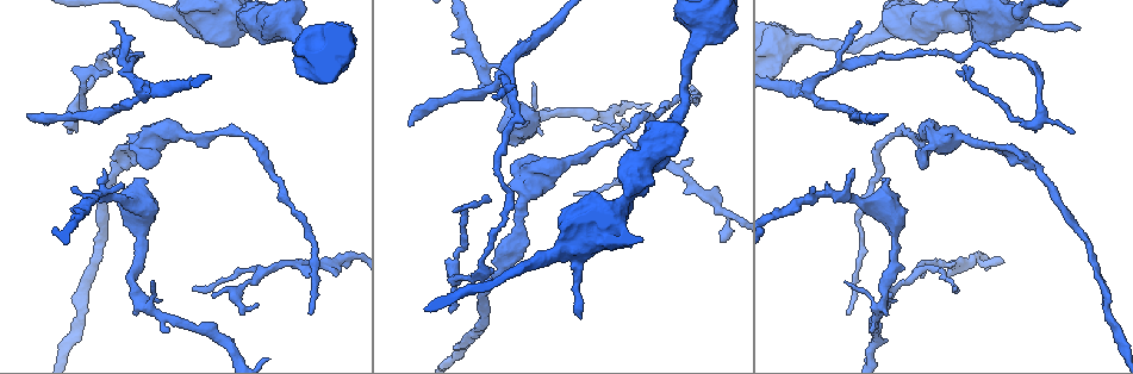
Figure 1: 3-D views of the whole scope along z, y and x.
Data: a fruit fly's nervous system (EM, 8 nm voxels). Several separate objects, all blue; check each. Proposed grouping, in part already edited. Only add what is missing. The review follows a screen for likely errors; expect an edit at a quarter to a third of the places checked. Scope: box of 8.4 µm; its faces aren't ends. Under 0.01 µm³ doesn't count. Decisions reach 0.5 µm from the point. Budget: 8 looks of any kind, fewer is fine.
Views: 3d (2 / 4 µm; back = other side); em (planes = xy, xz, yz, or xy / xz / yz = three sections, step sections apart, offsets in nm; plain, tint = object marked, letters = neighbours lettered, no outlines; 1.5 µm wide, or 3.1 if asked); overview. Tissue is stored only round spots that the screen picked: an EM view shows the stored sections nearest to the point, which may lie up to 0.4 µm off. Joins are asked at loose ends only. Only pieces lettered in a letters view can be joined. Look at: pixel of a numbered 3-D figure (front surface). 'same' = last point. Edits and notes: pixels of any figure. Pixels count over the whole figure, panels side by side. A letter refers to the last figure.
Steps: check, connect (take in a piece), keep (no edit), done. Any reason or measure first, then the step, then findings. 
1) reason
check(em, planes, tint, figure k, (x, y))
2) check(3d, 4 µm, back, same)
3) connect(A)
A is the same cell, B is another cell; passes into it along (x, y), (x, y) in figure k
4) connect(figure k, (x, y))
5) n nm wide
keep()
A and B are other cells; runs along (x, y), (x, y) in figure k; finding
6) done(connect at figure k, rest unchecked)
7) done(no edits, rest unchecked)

an open end
check(em, xy, step 8, tint, figure 1, (858, 23))

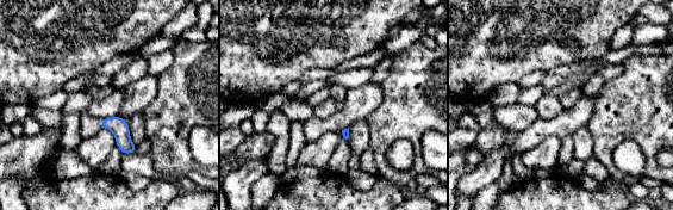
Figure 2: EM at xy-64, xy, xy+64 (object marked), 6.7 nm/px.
check(em, planes, letters, same)

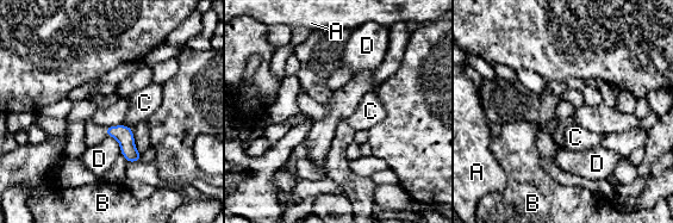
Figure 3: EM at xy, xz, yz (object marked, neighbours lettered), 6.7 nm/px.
keep()
A, B, C and D are other cells; border along (108, 135), (118, 142), (120, 153) in figure 3; none of them fits

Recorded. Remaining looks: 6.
long arm stops here
check(em, planes, letters, figure 1, (106, 69))

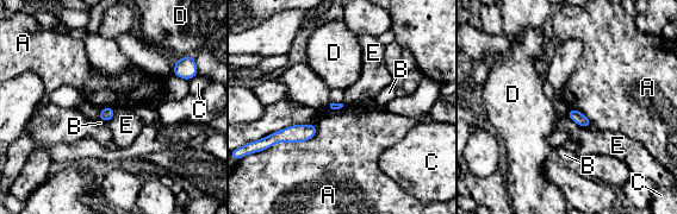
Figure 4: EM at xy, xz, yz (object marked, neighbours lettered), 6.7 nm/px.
keep()
A, B, C, D and E are other cells; border along (317, 126), (310, 139), (271, 148) in figure 4; none of them fits

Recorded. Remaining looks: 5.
free end
check(3d, 2 µm, figure 1, (848, 315))

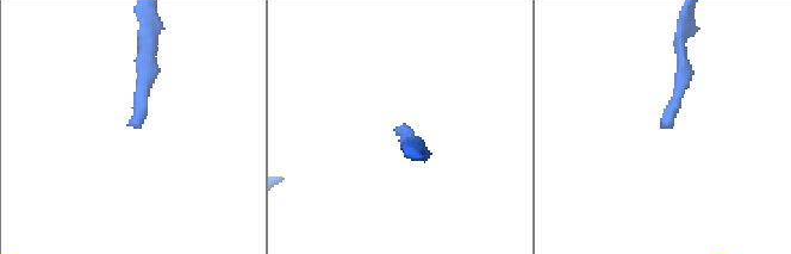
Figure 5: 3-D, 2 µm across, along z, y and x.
check(em, planes, letters, figure 5, (129, 125))

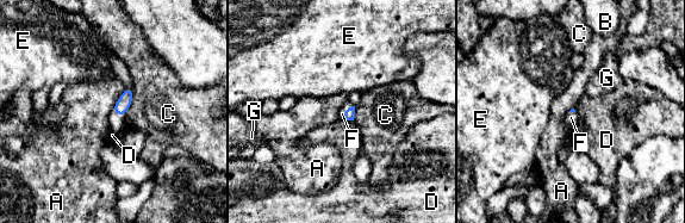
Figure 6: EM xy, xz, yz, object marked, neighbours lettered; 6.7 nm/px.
C touches over 190 nm
connect(figure 6, (118, 123))
F is the same cell, A, B, C, D, E and G are other cells; passes into it along (125, 99), (119, 115), (118, 123) in figure 6; the neuron continues

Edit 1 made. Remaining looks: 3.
done(connect at figure 6, rest unchecked)

